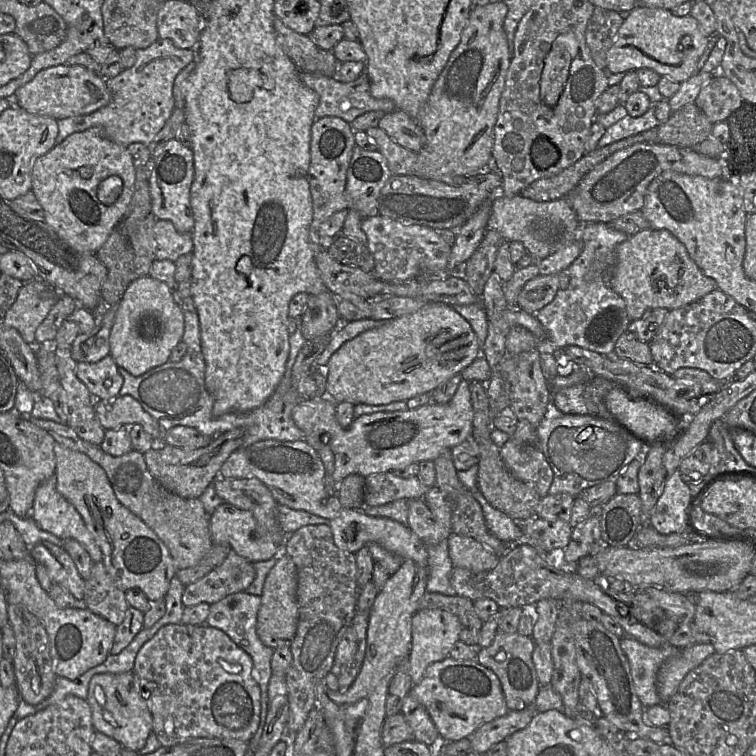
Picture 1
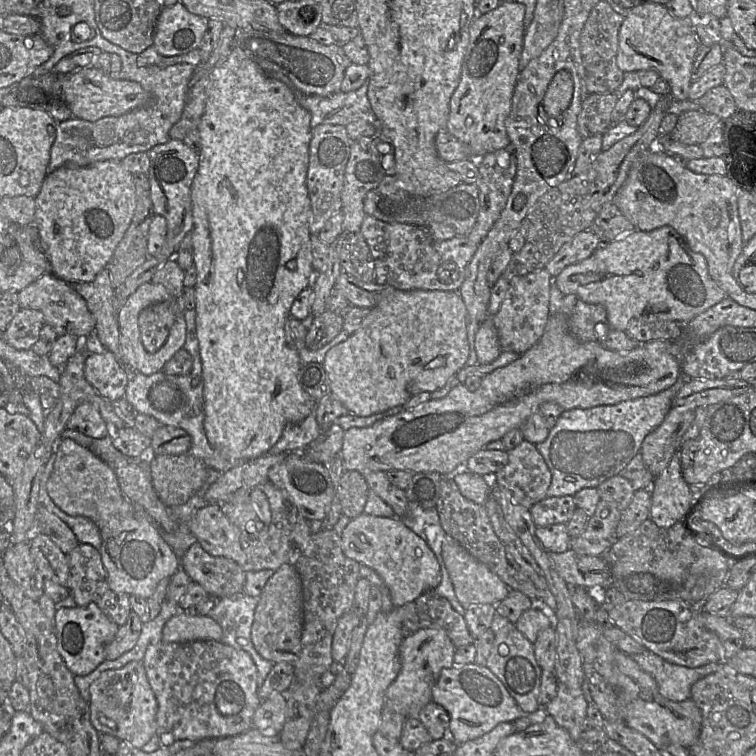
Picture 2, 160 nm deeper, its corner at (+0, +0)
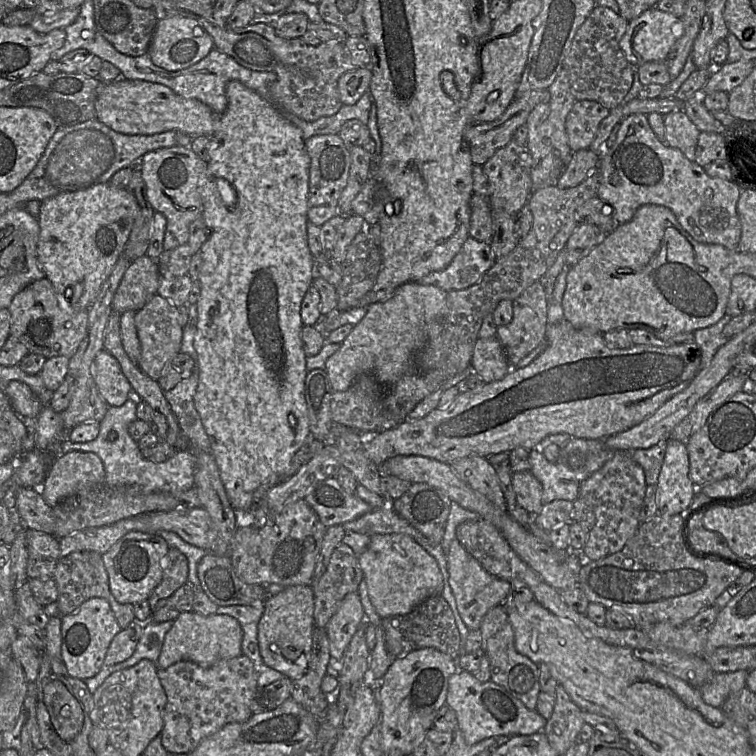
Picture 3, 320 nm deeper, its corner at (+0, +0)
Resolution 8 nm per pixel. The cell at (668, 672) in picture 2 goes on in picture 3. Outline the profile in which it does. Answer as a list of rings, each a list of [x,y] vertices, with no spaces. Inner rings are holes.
[[[745,670],[716,673],[710,682],[698,688],[704,702],[721,709],[730,695],[738,693],[746,687],[748,673]]]

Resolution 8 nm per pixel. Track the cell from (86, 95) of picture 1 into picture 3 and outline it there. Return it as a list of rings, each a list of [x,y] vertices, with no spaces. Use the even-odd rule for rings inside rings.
[[[122,77],[99,87],[95,110],[96,119],[119,133],[152,135],[173,130],[193,138],[211,137],[218,130],[221,115],[200,100],[184,98],[163,84]]]

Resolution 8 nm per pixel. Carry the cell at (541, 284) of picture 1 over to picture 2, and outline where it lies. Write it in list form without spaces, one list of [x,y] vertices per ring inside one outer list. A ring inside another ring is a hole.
[[[668,225],[649,232],[634,230],[609,243],[602,243],[589,258],[564,268],[553,283],[564,296],[573,294],[583,302],[602,305],[606,309],[608,327],[620,331],[626,331],[633,321],[686,324],[727,297],[710,277],[705,257],[693,252],[684,238]]]

